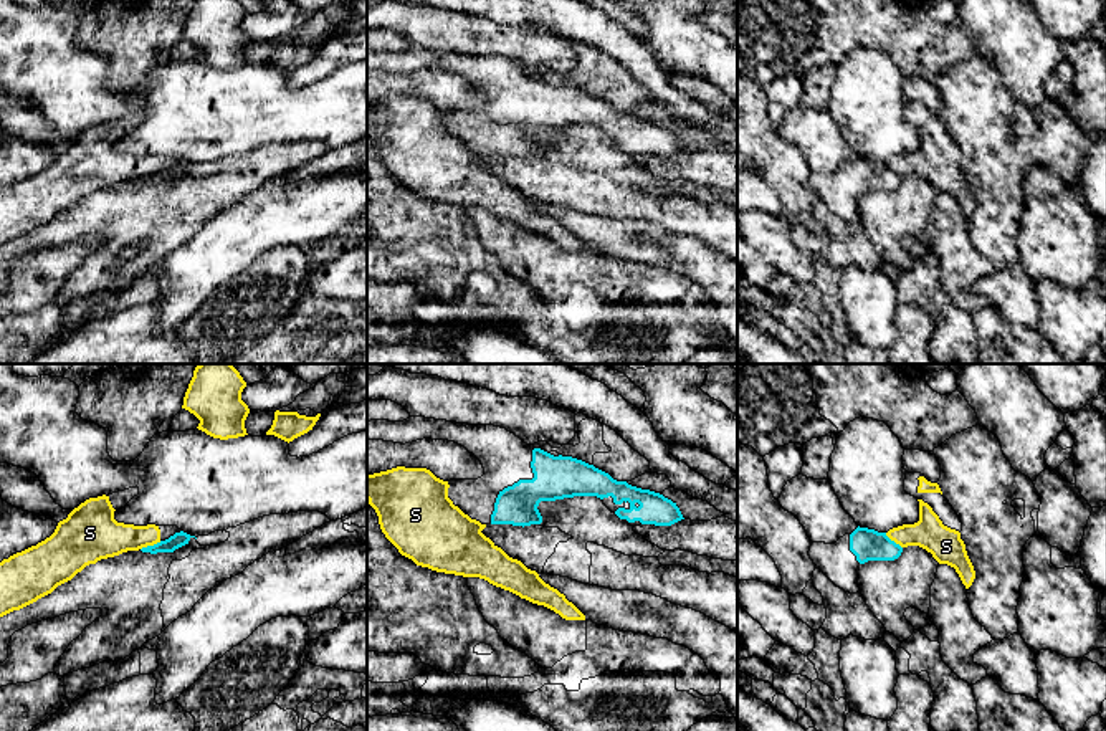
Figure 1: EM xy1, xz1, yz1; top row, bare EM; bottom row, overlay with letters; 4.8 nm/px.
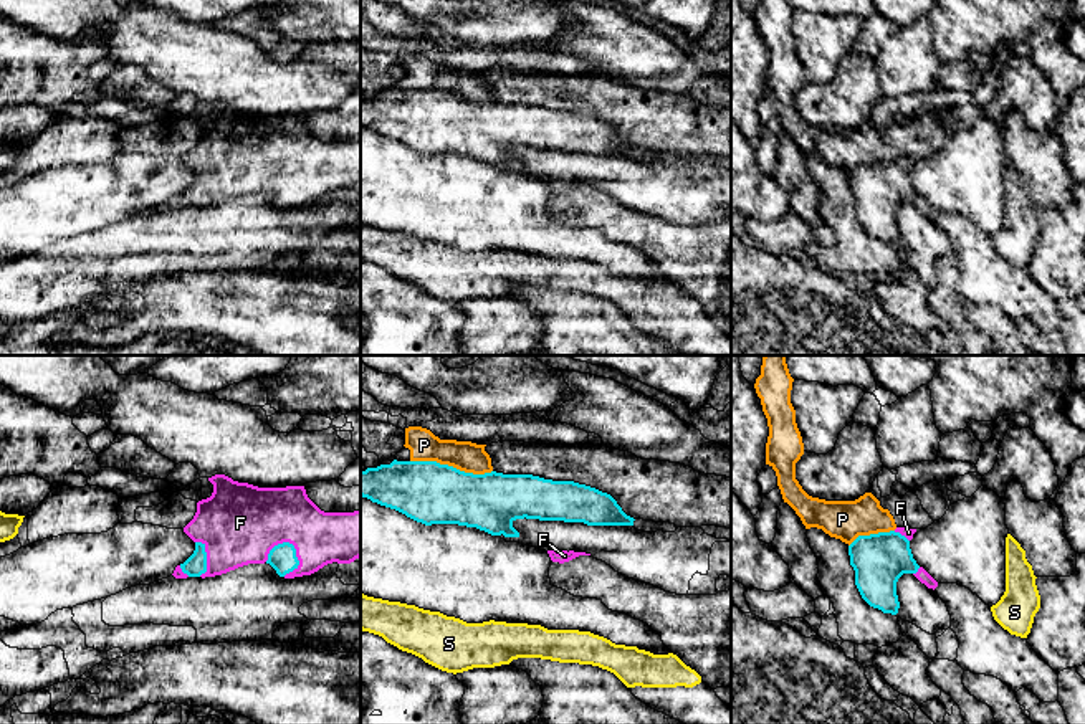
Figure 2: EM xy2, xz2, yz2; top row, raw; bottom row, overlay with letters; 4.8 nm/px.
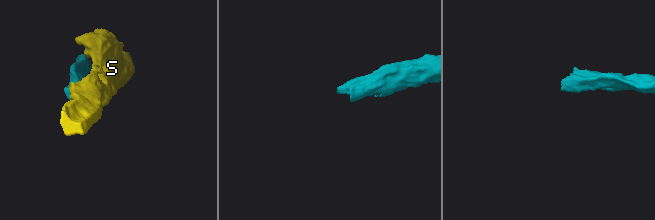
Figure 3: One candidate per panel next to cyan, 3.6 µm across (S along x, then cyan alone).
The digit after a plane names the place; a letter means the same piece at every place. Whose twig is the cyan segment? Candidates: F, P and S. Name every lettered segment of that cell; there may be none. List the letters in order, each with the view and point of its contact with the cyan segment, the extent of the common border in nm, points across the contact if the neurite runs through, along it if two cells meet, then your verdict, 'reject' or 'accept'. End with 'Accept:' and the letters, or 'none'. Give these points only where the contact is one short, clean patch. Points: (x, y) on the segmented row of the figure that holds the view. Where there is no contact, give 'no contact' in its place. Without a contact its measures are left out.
F: meets cyan in xy2 at (286, 542); contact 180 nm long; accept
P: meets cyan in xz2 at (452, 466); contact 400 nm long; reject
S: meets cyan in xy1 at (151, 546); contact 110 nm long; border along xy1 (161, 541), (141, 549); reject
Accept: F

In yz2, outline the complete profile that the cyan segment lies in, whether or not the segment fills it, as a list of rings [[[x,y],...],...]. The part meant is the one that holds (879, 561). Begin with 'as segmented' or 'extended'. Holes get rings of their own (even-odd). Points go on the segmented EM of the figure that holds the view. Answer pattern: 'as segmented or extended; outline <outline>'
extended; outline [[[896,527],[890,532],[858,536],[848,545],[862,598],[883,613],[898,613],[896,582],[903,574],[913,574],[928,588],[938,587],[938,582],[913,559],[910,541],[915,532],[916,529]]]

